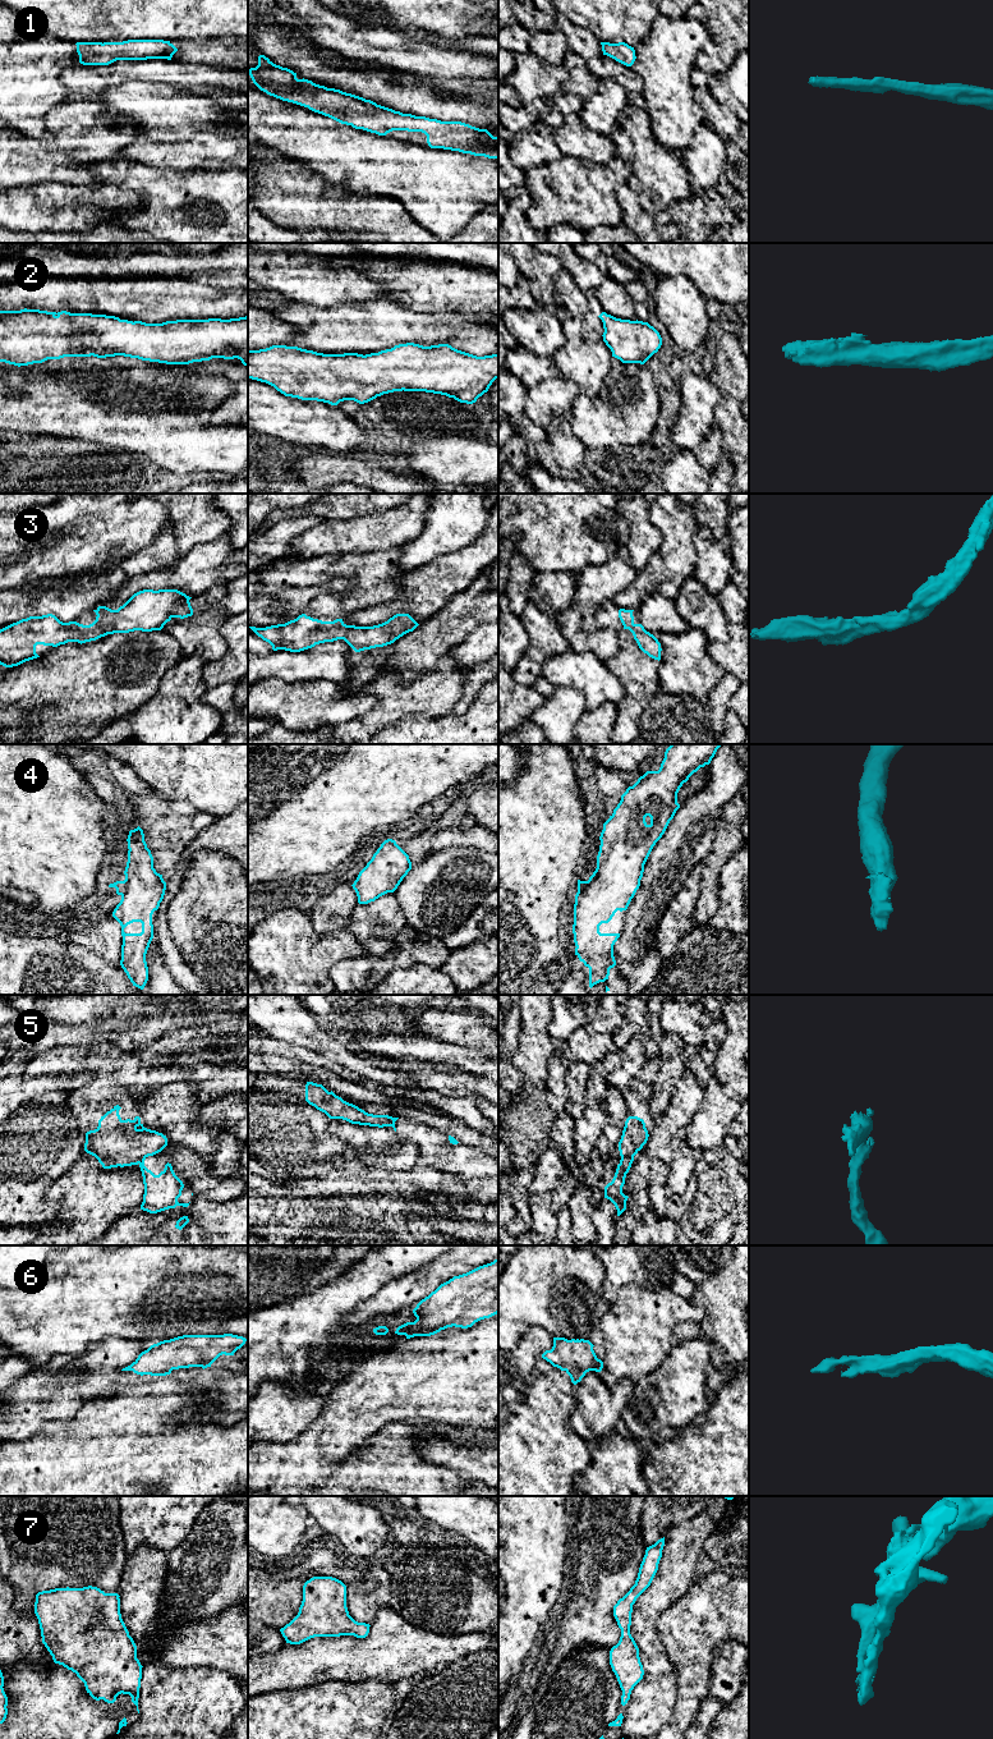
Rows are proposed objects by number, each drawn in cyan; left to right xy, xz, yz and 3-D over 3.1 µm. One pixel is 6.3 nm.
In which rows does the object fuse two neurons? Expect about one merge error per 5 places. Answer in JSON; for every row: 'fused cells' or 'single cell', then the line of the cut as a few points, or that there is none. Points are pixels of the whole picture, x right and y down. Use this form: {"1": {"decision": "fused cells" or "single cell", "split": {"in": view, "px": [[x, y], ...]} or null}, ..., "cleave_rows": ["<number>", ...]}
{"1": {"decision": "single cell", "split": null}, "2": {"decision": "single cell", "split": null}, "3": {"decision": "single cell", "split": null}, "4": {"decision": "single cell", "split": null}, "5": {"decision": "fused cells", "split": {"in": "yz", "px": [[637, 1150], [621, 1159]]}}, "6": {"decision": "single cell", "split": null}, "7": {"decision": "single cell", "split": null}, "cleave_rows": ["5"]}

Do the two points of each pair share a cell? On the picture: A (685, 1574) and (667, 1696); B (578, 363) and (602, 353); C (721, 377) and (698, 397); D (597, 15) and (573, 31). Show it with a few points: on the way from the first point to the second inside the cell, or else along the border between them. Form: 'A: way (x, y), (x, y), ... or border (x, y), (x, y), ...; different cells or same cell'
A: way (654, 1605), (648, 1611), (648, 1643), (657, 1665); same cell
B: way (584, 362), (591, 362), (596, 357); same cell
C: border (707, 375), (720, 390), (720, 403), (716, 413); different cells
D: border (559, 13), (571, 22), (588, 28), (601, 41); different cells

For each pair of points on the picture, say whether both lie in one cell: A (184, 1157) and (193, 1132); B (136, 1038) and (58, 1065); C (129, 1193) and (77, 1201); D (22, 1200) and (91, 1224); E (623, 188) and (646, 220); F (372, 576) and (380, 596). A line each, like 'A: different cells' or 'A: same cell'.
A: different cells
B: different cells
C: same cell
D: different cells
E: same cell
F: same cell

